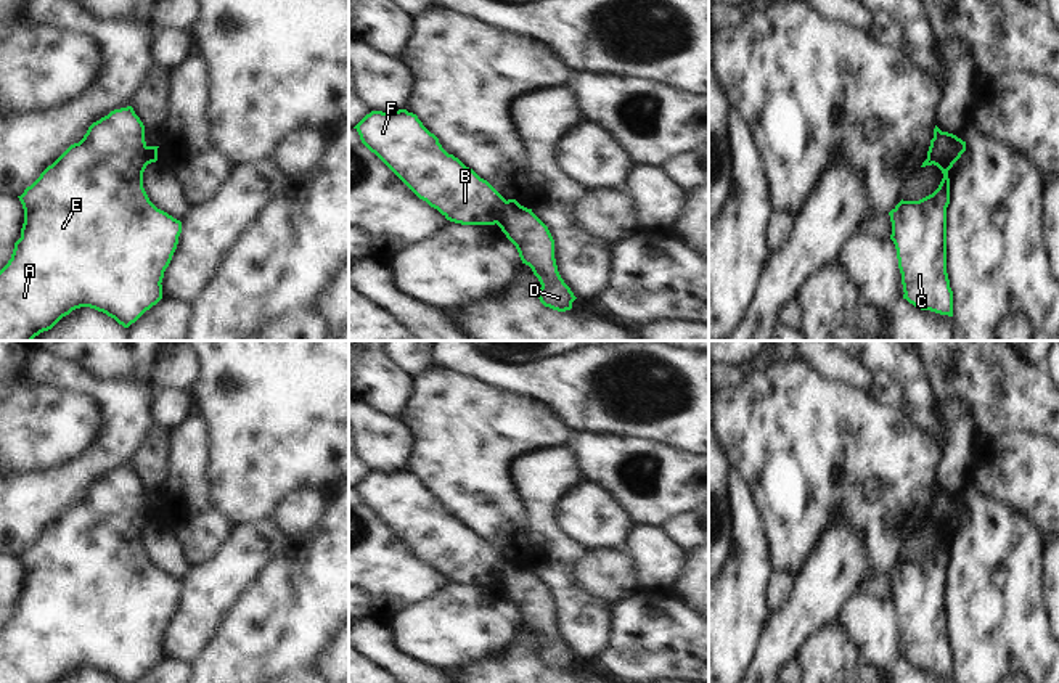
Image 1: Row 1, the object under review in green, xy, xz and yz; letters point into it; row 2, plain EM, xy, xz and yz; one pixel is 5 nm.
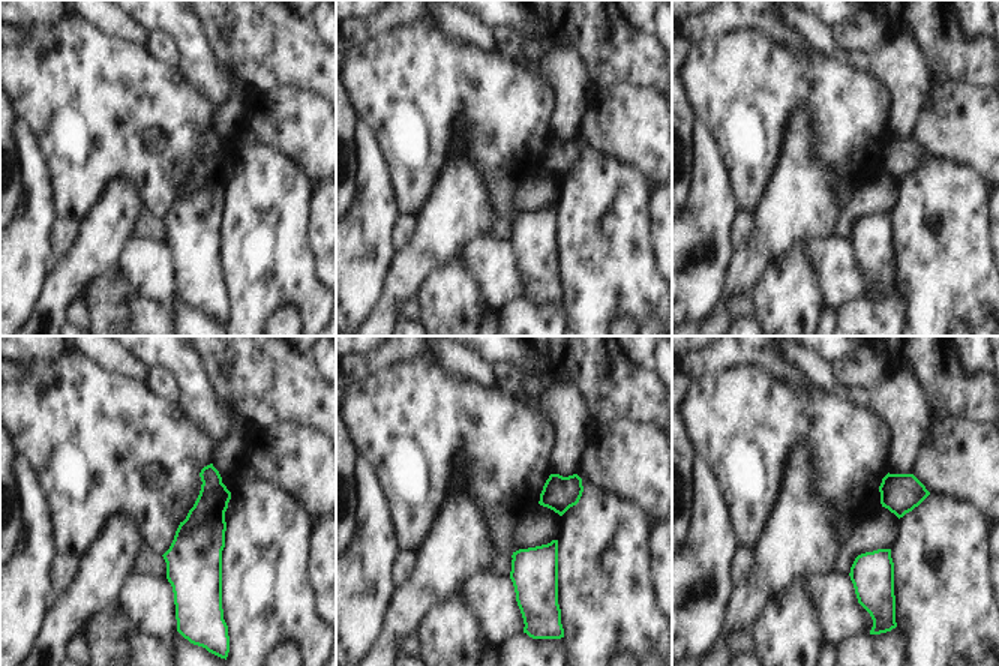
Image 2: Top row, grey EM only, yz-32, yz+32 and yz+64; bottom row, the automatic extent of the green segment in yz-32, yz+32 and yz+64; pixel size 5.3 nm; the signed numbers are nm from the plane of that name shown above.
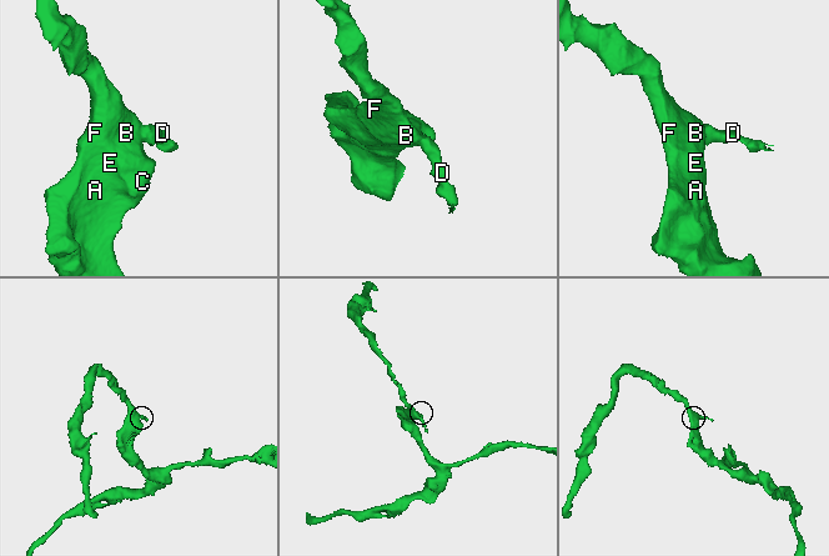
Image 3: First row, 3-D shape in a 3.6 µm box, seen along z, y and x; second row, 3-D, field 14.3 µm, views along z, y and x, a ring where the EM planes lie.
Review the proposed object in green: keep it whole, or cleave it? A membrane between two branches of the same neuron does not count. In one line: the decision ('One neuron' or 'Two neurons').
Two neurons

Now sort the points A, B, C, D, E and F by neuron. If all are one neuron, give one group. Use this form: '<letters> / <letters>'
A B C E F / D

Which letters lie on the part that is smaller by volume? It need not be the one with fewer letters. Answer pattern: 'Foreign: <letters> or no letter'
Foreign: D

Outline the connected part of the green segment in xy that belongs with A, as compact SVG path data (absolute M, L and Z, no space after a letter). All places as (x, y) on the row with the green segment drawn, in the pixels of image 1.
M132 106L111 111L93 122L79 143L71 145L40 177L24 190L19 198L24 209L21 238L8 264L0 270L0 341L32 341L43 331L51 329L63 317L80 307L90 307L114 318L124 328L135 323L146 310L162 299L162 278L178 244L182 222L157 209L143 188L143 172L148 166L145 125Z

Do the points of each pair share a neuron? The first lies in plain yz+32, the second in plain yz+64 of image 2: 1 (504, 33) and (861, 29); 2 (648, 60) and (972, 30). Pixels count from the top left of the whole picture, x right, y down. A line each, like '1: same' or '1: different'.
1: same
2: different

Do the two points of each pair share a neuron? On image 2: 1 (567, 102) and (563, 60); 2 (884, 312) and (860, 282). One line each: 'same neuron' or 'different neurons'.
1: same neuron
2: different neurons

